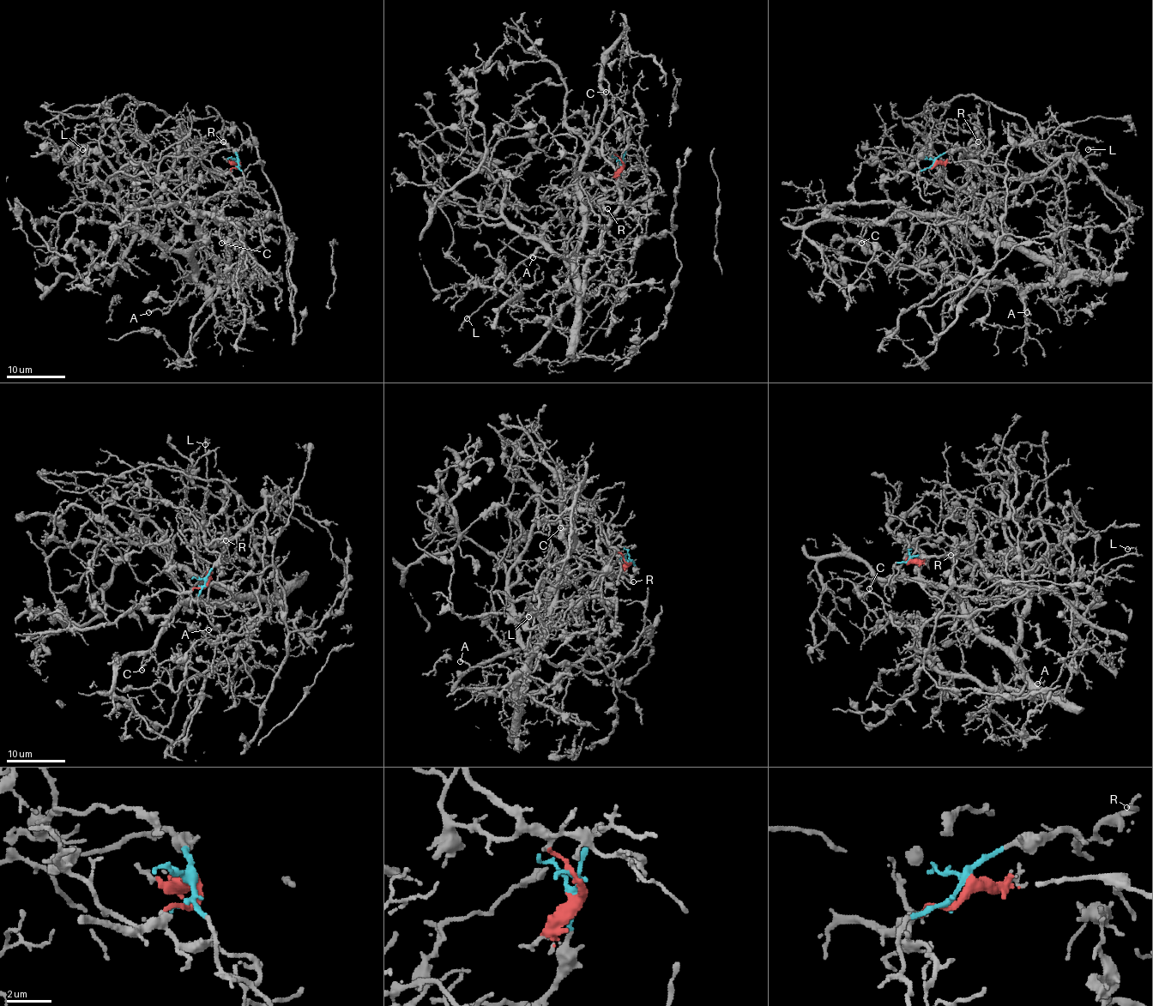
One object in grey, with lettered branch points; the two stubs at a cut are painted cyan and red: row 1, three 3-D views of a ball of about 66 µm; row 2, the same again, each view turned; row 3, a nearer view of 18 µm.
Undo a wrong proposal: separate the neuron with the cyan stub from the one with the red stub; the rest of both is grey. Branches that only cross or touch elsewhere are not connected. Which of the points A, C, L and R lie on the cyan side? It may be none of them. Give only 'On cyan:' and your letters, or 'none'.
On cyan: L, R

